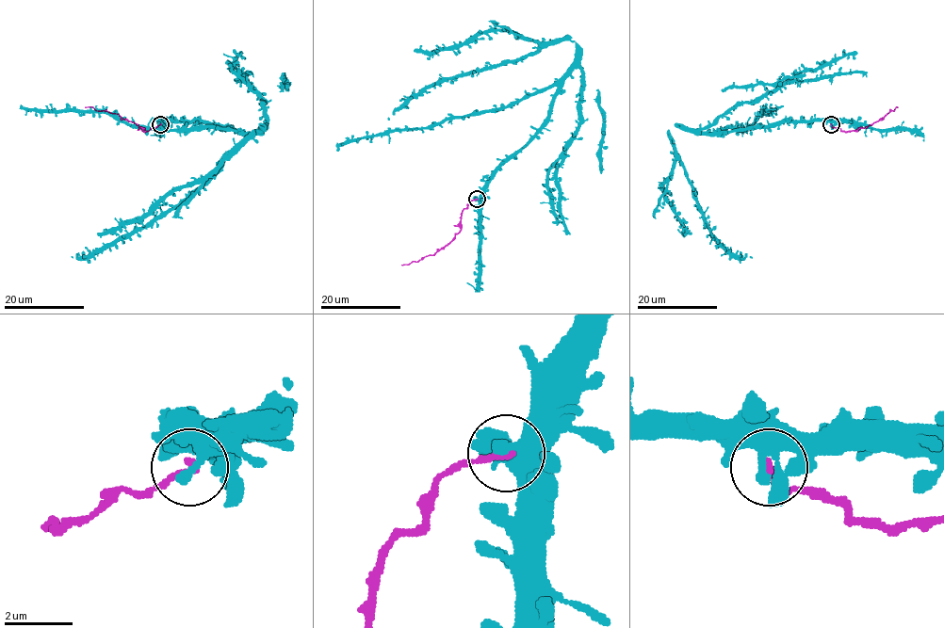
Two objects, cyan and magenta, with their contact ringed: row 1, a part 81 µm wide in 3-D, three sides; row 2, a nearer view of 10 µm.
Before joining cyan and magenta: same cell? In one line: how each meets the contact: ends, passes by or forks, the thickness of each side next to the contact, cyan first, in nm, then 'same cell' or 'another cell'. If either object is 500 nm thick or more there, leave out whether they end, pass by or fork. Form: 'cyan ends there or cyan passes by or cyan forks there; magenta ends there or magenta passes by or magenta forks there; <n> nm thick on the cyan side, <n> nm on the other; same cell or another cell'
cyan ends there; magenta ends there; 400 nm thick on the cyan side, 220 nm on the other; another cell

